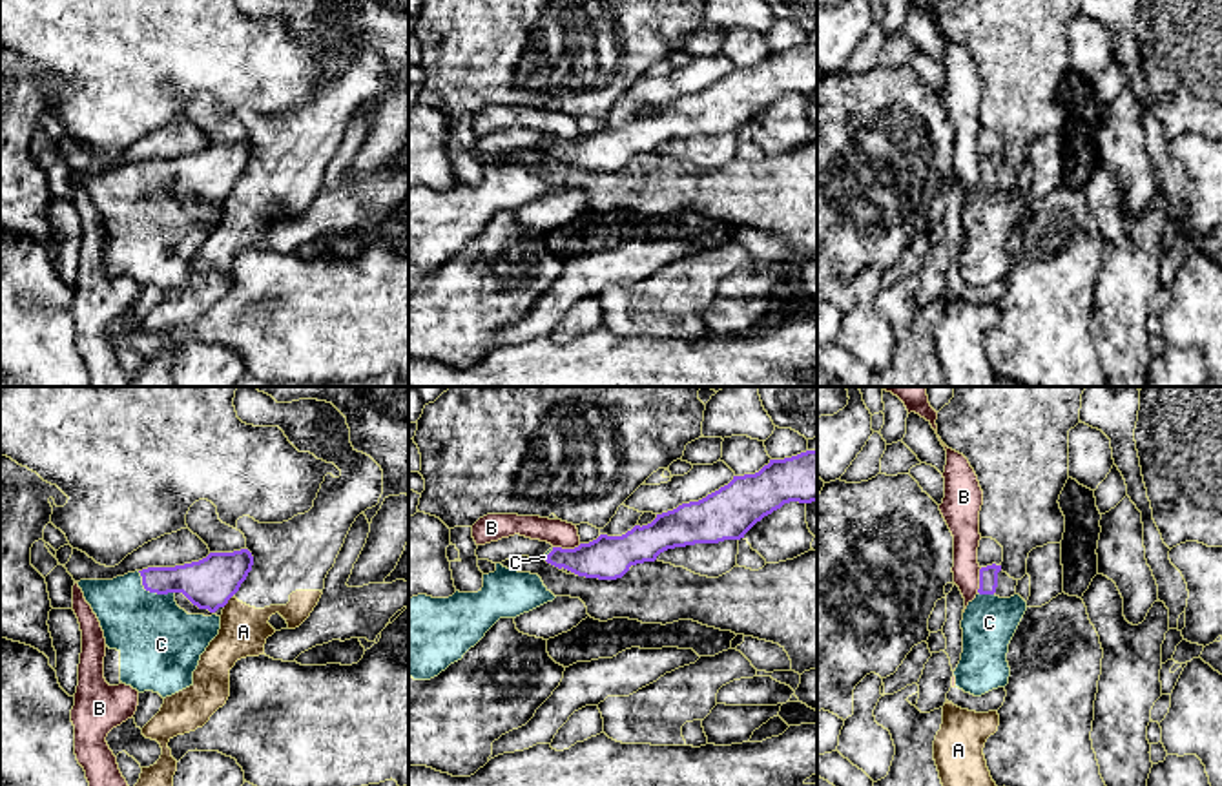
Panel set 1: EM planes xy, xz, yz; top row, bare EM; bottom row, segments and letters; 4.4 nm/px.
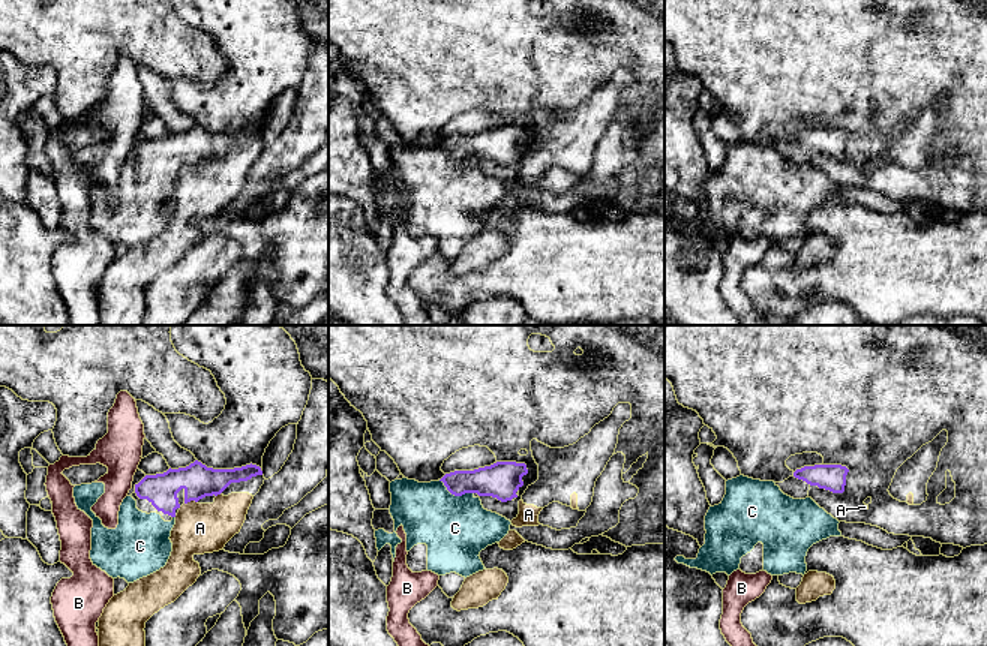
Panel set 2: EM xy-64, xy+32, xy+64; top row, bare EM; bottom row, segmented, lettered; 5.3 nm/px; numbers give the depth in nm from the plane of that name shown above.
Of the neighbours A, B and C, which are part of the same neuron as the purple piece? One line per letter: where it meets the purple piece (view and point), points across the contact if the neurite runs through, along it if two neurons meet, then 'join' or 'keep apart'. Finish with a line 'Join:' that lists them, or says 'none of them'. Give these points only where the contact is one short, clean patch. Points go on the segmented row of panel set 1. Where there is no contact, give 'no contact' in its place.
A: xy (227, 602) | keep apart
B: xz (566, 549) | keep apart
C: xy (152, 591) | join
Join: C

